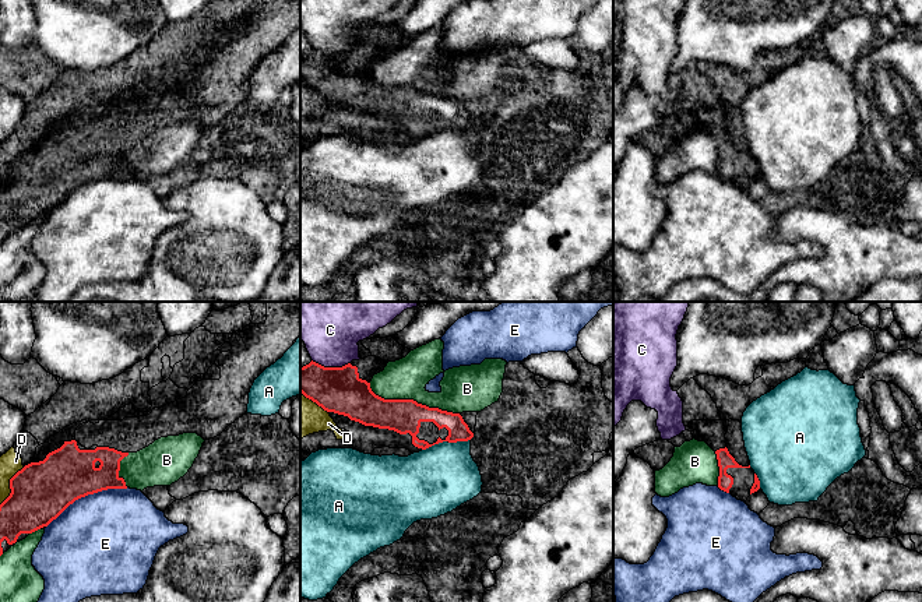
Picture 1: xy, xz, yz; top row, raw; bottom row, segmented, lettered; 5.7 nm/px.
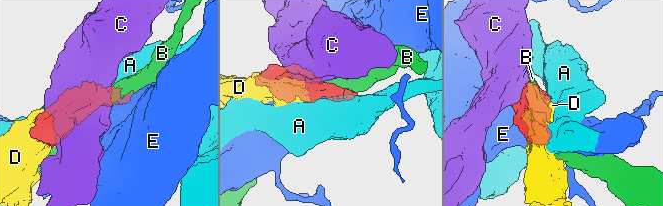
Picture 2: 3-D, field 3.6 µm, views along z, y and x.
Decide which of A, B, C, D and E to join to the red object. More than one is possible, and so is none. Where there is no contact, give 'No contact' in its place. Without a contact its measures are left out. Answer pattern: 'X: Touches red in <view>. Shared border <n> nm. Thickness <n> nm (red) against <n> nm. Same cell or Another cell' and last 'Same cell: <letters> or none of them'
A: Touches red in xz. Shared border 280 nm. Thickness 150 nm (red) against 380 nm. Another cell
B: Touches red in xz. Shared border 550 nm. Thickness 190 nm (red) against 240 nm. Another cell
C: Touches red in xz. Shared border 220 nm. Thickness 260 nm (red) against 300 nm. Another cell
D: Touches red in xy. Shared border 260 nm. Thickness 340 nm (red) against 120 nm. Another cell
E: Touches red in xy. Shared border 500 nm. Thickness 320 nm (red) against 500 nm. Another cell
Same cell: none of them

